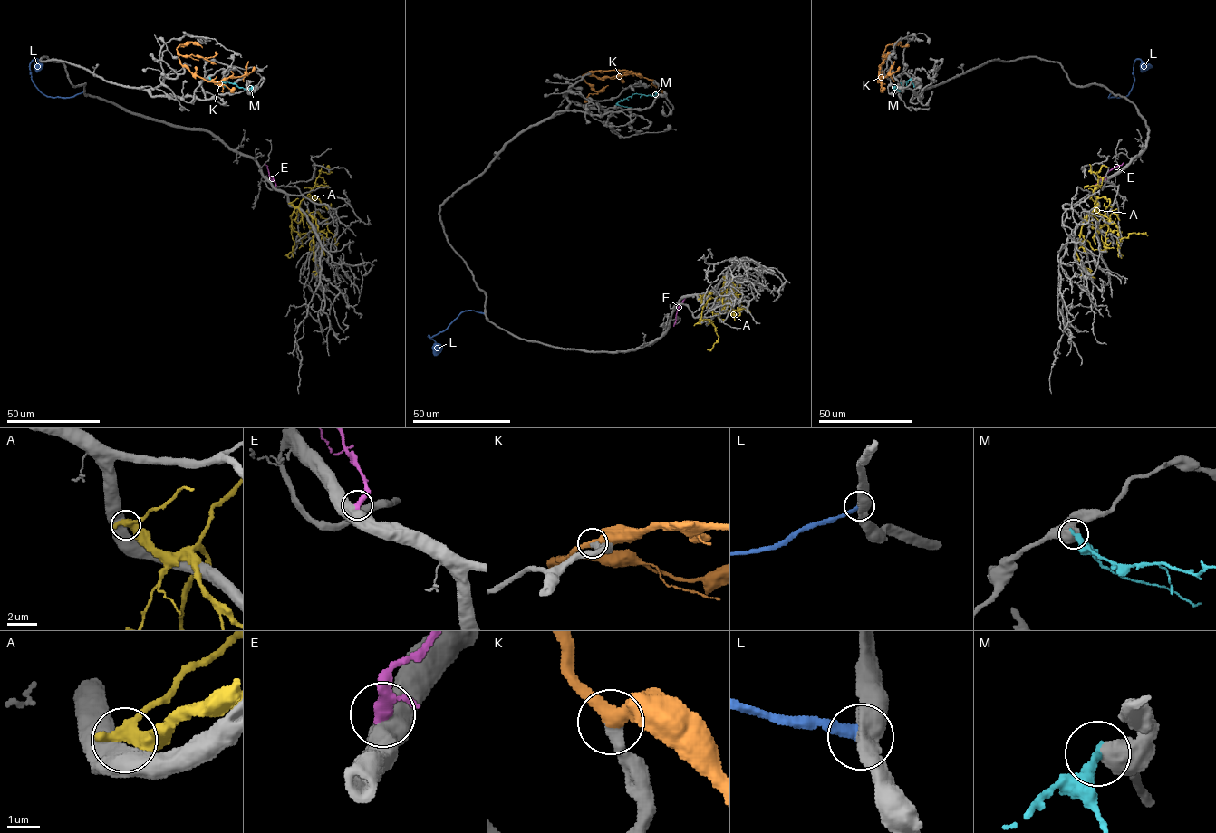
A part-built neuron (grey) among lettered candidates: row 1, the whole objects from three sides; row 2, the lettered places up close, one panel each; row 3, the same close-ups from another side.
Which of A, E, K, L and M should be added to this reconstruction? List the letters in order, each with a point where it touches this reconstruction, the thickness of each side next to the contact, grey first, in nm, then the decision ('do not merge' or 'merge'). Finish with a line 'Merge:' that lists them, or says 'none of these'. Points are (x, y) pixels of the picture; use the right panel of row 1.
A: (1097, 203) | 550/440 nm | do not merge
E: (1095, 186) | 800/320 nm | do not merge
K: (881, 66) | 320/440 nm | merge
L: (1112, 91) | 550/320 nm | do not merge
M: (912, 78) | 700/320 nm | do not merge
Merge: K

